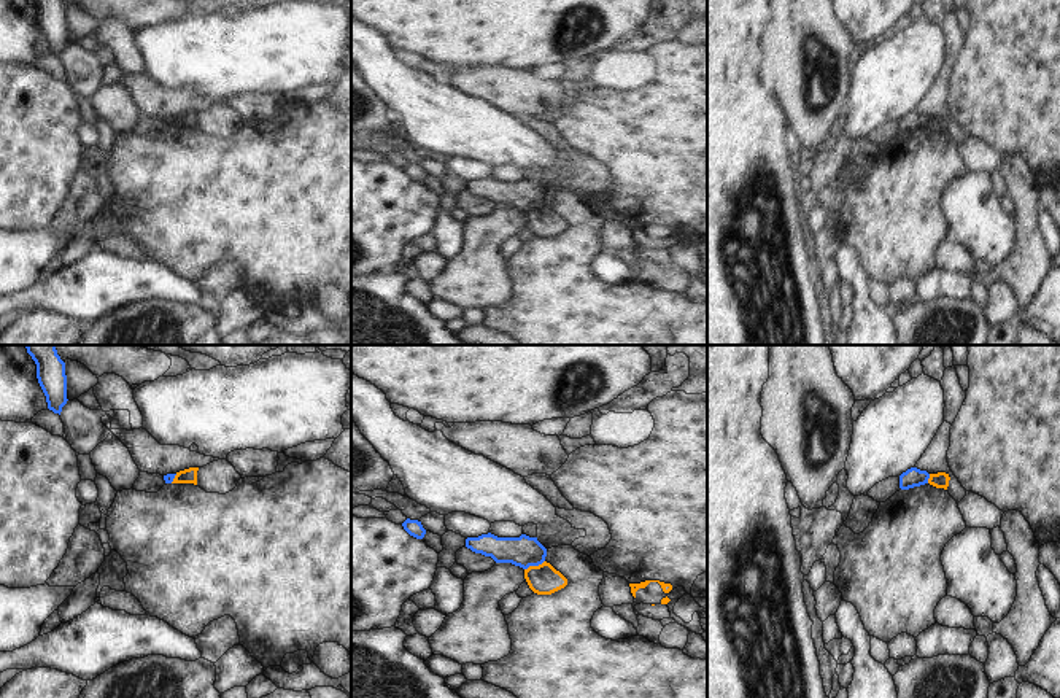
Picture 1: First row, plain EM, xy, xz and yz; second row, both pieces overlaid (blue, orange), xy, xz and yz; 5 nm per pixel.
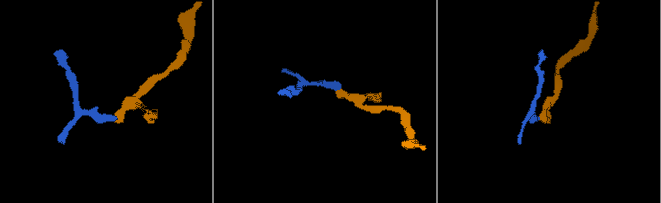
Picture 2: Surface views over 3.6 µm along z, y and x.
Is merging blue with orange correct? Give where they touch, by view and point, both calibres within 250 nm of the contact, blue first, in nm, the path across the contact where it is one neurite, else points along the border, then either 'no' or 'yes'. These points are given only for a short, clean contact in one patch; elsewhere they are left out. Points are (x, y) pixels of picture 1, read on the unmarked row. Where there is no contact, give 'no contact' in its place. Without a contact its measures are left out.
contact xz (534, 209); calibres 150 and 160 nm; border xz (544, 204), (525, 213); no

